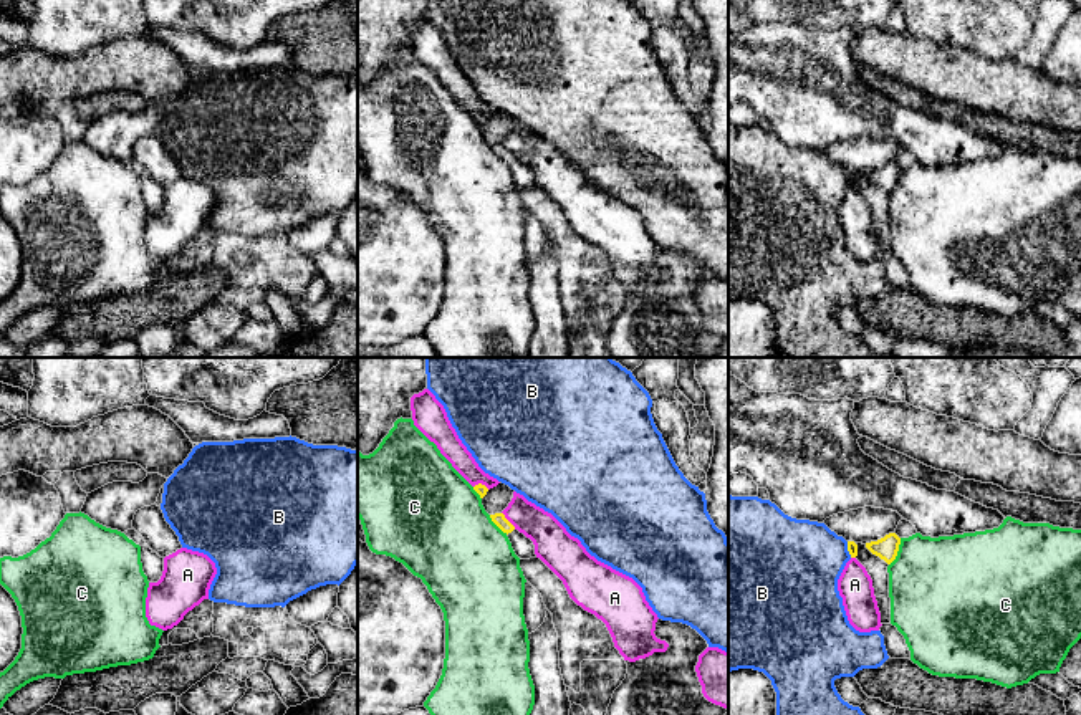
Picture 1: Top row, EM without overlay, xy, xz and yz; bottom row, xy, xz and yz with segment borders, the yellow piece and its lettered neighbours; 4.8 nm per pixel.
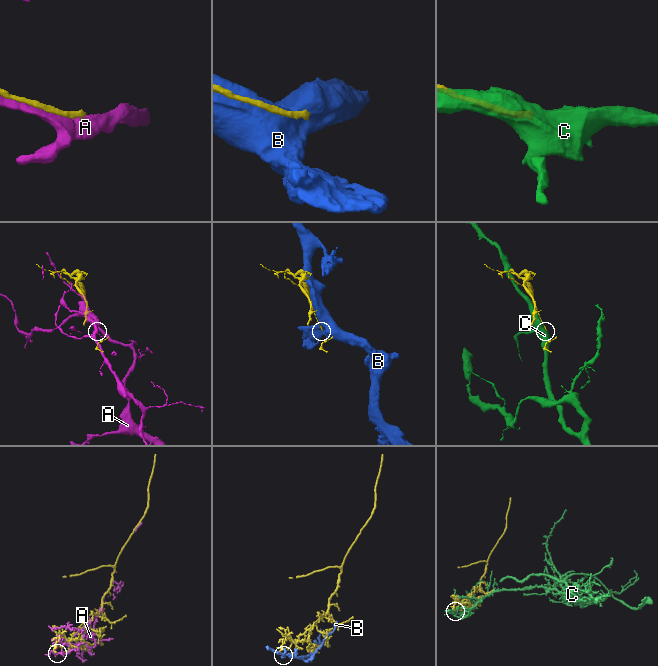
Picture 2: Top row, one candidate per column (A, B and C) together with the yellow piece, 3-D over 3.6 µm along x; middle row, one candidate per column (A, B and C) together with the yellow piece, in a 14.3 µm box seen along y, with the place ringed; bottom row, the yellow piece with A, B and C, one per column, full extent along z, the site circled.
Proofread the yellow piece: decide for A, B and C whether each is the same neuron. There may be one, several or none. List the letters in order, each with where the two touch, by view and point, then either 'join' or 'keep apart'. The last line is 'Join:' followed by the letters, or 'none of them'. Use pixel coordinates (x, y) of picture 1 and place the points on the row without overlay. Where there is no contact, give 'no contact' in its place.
A: contact xz (507, 149); keep apart
B: contact yz (848, 179); keep apart
C: contact yz (898, 179); keep apart
Join: none of them

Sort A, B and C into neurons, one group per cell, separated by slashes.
A / B / C

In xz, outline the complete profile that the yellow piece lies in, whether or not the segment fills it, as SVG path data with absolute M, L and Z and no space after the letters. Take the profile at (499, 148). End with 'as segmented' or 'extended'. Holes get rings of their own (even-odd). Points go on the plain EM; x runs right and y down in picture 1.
M503 142L490 144L492 151L508 166L512 177L515 184L520 189L530 189L536 187L535 184L535 174L530 167L526 167L523 162L520 162L507 147Z; extended

